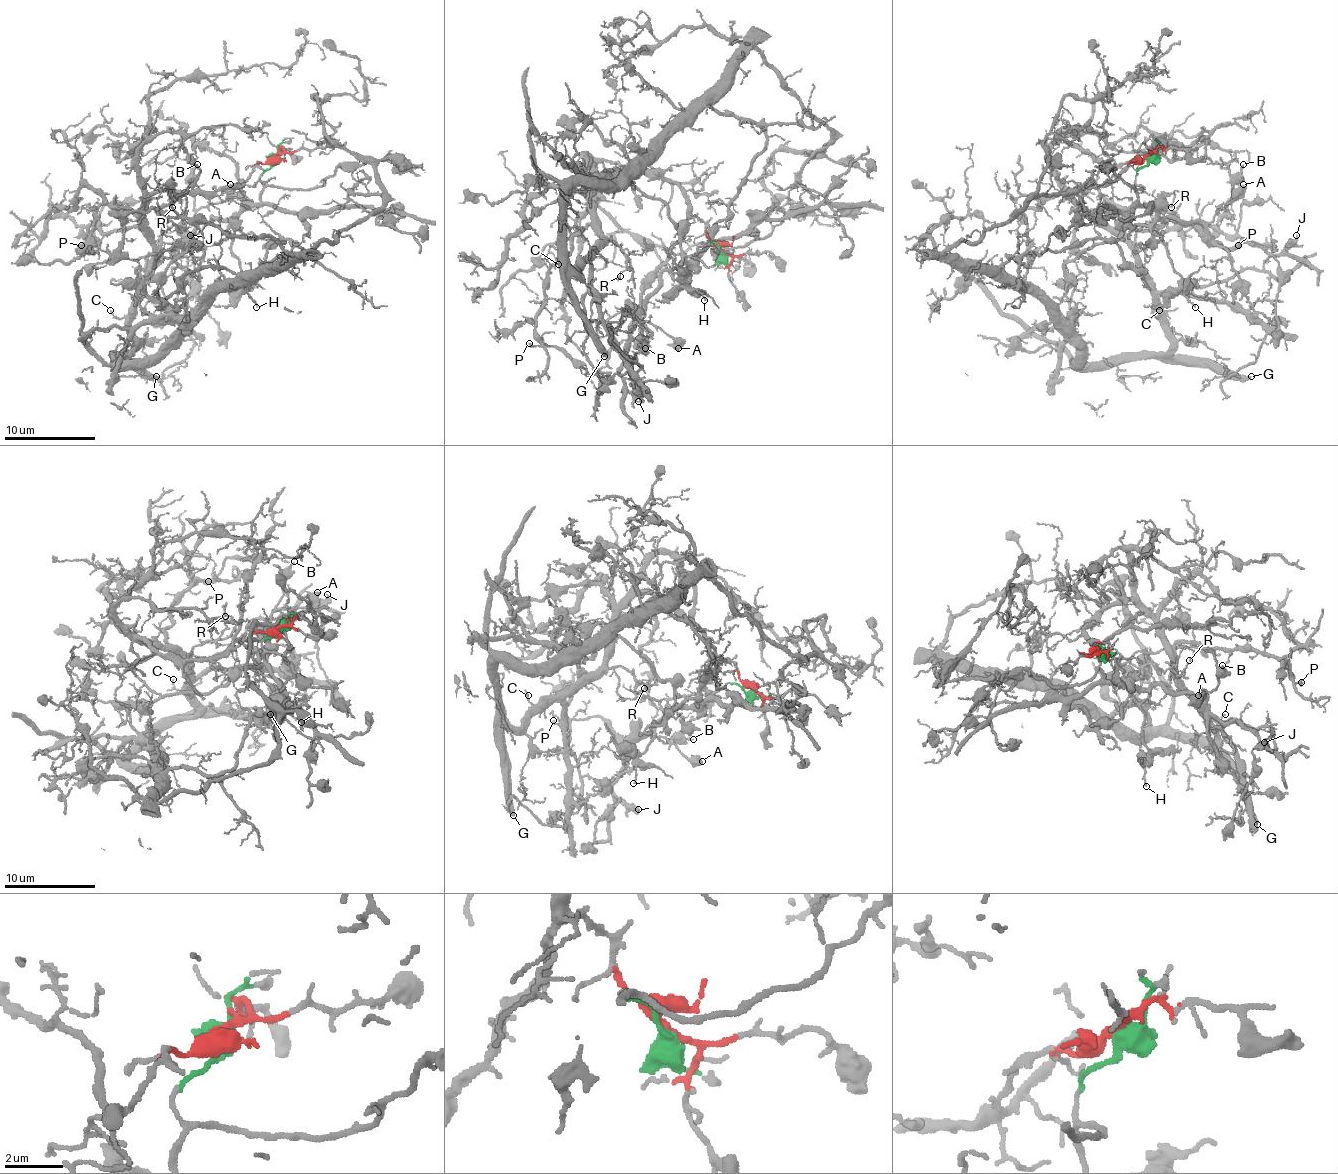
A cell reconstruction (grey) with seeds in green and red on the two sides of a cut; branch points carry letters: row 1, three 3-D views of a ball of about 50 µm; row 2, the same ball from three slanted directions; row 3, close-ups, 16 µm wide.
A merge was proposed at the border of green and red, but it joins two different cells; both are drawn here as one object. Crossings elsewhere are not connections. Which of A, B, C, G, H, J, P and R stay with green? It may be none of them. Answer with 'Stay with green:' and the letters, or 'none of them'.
Stay with green: A, B, H, J

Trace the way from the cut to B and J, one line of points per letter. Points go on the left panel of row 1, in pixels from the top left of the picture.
B: (274, 156), (260, 177), (260, 200), (242, 211), (196, 223), (192, 195), (192, 177), (196, 163)
J: (274, 156), (260, 177), (260, 200), (199, 220), (183, 248), (171, 250), (176, 255), (190, 234)

